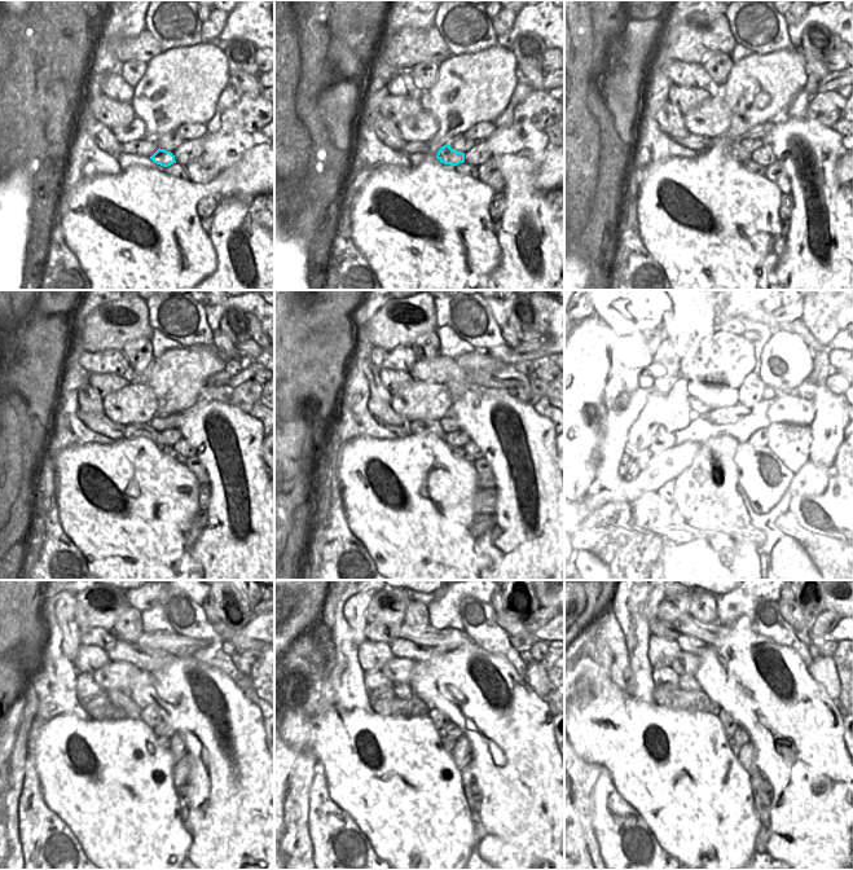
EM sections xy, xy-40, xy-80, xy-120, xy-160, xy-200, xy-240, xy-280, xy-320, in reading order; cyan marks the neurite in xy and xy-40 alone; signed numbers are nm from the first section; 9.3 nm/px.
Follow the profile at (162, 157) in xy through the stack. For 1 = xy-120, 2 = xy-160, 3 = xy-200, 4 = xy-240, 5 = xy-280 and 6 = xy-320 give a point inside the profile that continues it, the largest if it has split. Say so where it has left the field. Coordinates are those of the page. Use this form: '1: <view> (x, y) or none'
1: xy-120 (135, 430)
2: xy-160 (422, 426)
3: xy-200 (707, 421)
4: xy-240 (118, 698)
5: xy-280 (401, 690)
6: xy-320 (686, 682)

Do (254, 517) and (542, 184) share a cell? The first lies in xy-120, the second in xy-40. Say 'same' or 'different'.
different

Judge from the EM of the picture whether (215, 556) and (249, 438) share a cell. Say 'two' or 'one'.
one

